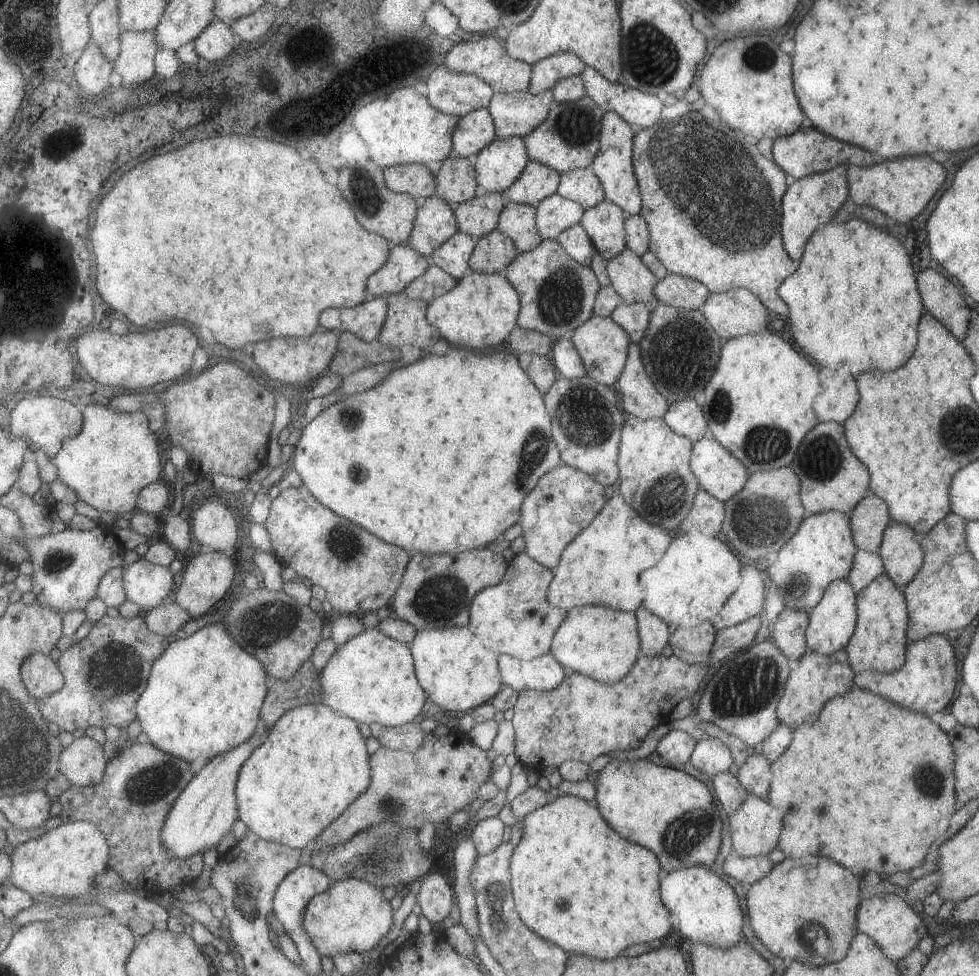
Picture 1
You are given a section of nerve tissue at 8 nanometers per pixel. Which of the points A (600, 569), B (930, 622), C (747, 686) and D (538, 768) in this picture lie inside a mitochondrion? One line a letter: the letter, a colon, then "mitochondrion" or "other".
A: other
B: other
C: mitochondrion
D: other

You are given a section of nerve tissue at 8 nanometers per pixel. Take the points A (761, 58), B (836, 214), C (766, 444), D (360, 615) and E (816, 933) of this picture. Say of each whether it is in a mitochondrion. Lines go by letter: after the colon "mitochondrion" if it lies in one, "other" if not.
A: mitochondrion
B: other
C: mitochondrion
D: other
E: mitochondrion

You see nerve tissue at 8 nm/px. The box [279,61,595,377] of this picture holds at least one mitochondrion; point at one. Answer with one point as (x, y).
(561, 297)

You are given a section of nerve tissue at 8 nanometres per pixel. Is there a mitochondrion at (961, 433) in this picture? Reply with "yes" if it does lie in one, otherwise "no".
yes

